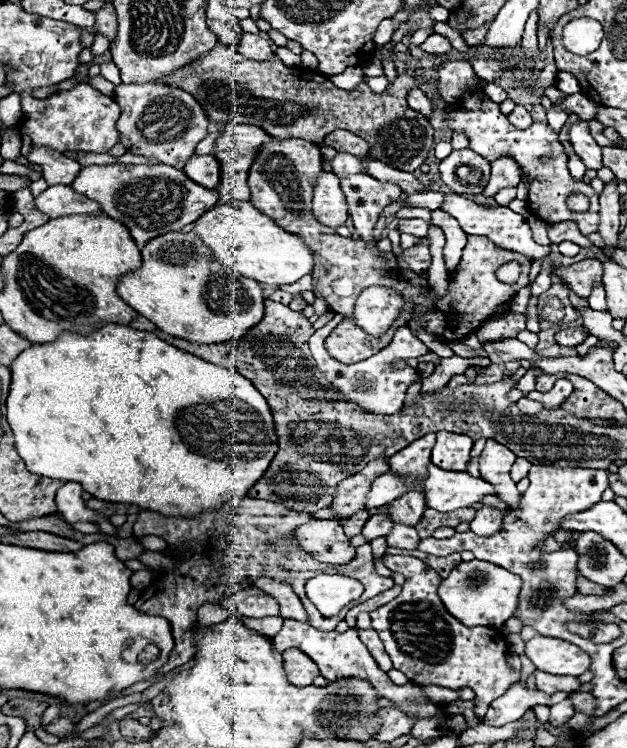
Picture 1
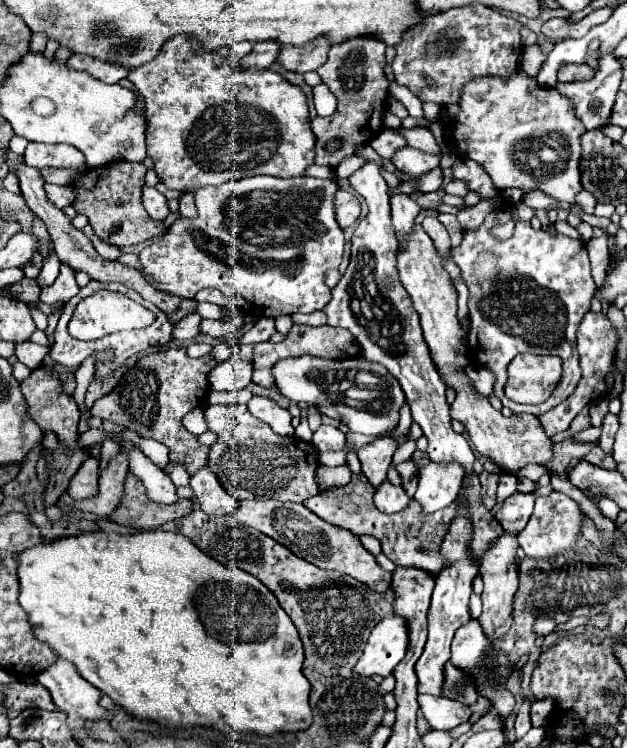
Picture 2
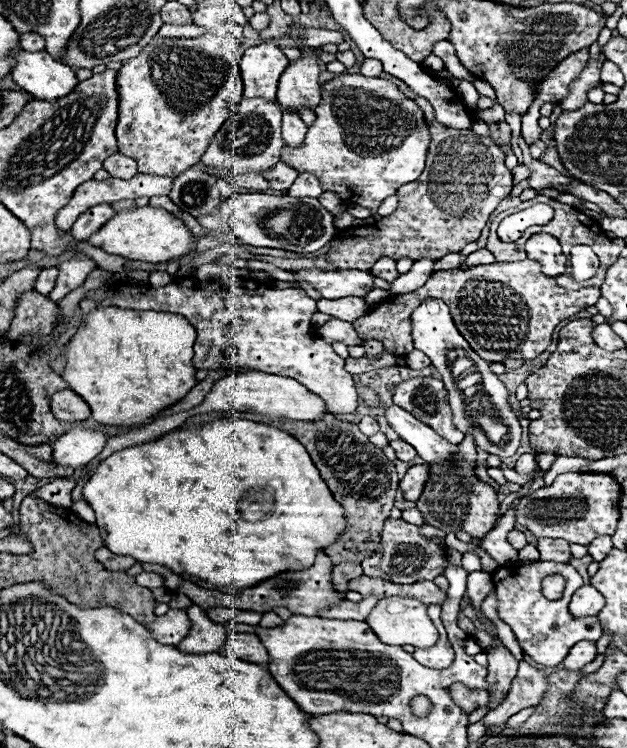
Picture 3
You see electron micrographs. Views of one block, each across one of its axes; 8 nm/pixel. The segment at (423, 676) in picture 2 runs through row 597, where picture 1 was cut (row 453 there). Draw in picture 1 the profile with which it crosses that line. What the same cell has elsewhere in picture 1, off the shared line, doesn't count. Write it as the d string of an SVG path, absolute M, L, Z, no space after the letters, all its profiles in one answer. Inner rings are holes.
M436 432L436 446L432 450L432 464L444 470L462 472L468 466L470 450L472 450L472 438L466 434L454 434L454 432Z

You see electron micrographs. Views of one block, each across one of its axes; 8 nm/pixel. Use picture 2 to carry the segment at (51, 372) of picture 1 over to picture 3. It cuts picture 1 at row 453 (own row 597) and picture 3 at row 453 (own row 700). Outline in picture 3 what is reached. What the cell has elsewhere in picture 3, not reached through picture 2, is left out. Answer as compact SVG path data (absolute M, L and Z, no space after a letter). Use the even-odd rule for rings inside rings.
M242 418L214 420L214 422L204 424L204 426L192 426L188 430L176 430L176 432L170 432L168 436L164 436L164 438L160 438L156 442L148 442L148 444L140 444L140 446L132 446L132 448L124 448L120 452L114 452L104 462L100 462L100 466L96 468L92 478L86 482L84 500L94 508L96 526L100 530L100 536L104 538L106 548L110 548L110 552L114 552L116 556L132 556L138 562L162 564L162 566L170 568L174 574L178 574L178 576L182 576L182 578L186 578L186 580L190 580L190 582L194 582L194 584L198 584L202 588L220 590L220 592L228 592L228 594L242 594L244 588L258 586L264 580L268 580L268 578L272 578L272 576L276 576L280 572L310 568L310 564L314 564L314 560L316 560L316 552L326 550L328 546L336 544L338 536L346 532L344 508L334 500L334 496L328 490L326 482L320 478L320 474L318 474L314 462L310 460L310 454L306 452L306 448L298 440L288 436L284 430L278 430L278 428L268 426L268 424L242 420ZM268 482L278 482L278 508L274 510L274 514L266 516L260 522L242 520L240 512L236 508L240 496L246 490L264 486Z

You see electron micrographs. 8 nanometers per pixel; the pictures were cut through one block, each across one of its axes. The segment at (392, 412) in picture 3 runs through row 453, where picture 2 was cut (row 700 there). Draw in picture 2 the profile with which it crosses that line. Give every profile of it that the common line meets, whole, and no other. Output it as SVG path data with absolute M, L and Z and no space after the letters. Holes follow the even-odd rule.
M418 694L420 712L426 716L428 724L434 730L450 730L462 722L468 722L470 708L458 700L450 700L446 696L430 696Z

